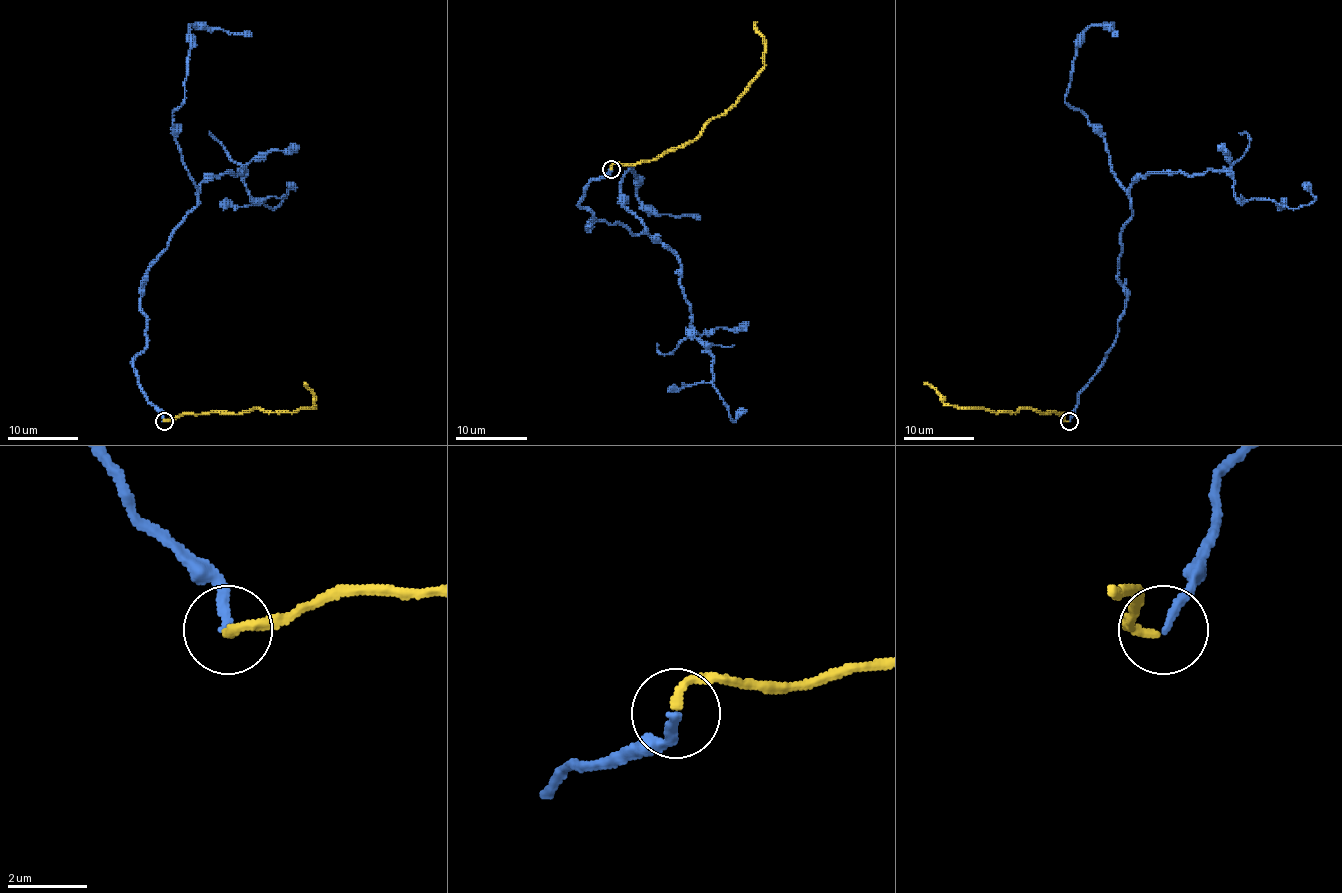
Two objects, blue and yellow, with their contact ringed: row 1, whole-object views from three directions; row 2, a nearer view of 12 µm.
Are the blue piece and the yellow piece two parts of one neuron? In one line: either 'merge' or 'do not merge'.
merge

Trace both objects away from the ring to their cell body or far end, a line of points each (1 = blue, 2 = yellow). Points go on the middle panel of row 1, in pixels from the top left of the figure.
1: (610, 169), (580, 200), (587, 228), (594, 219), (644, 232), (623, 205), (632, 165), (641, 203), (700, 219)
2: (610, 169), (614, 164), (657, 160), (684, 148), (736, 103), (764, 65), (764, 38), (755, 29), (755, 22)

